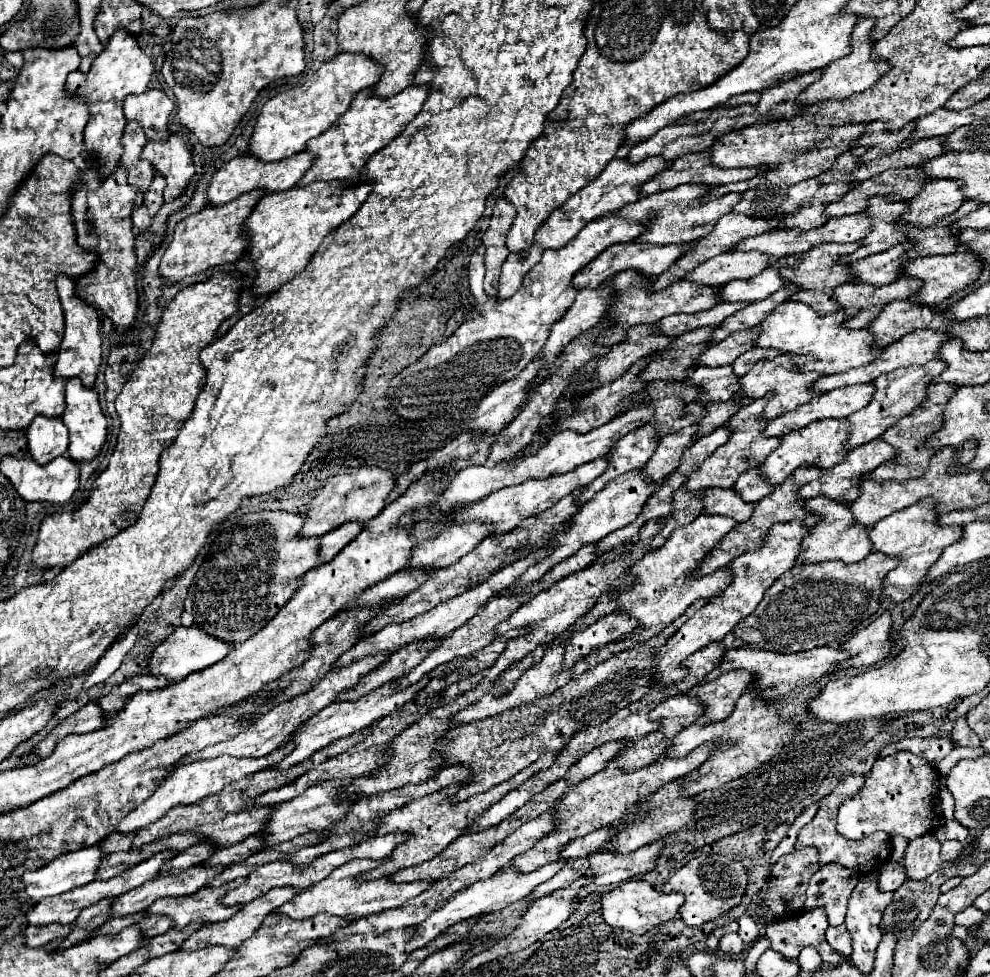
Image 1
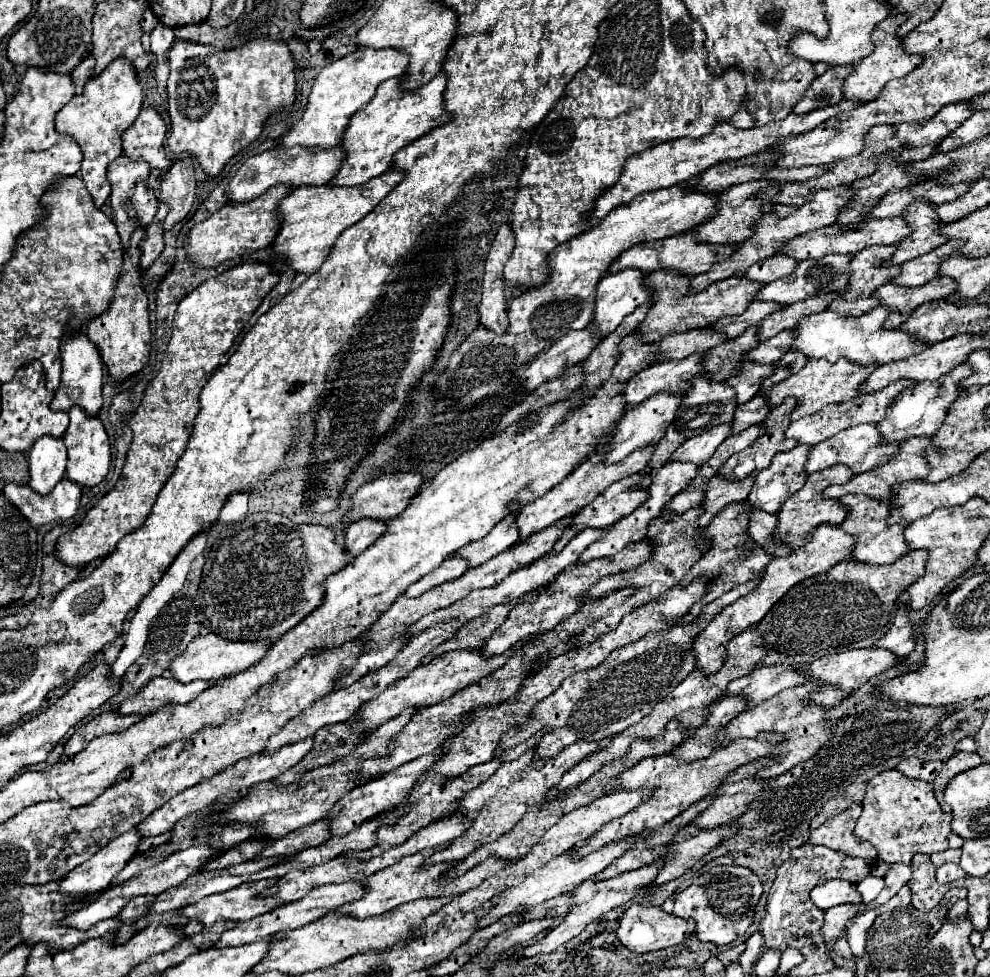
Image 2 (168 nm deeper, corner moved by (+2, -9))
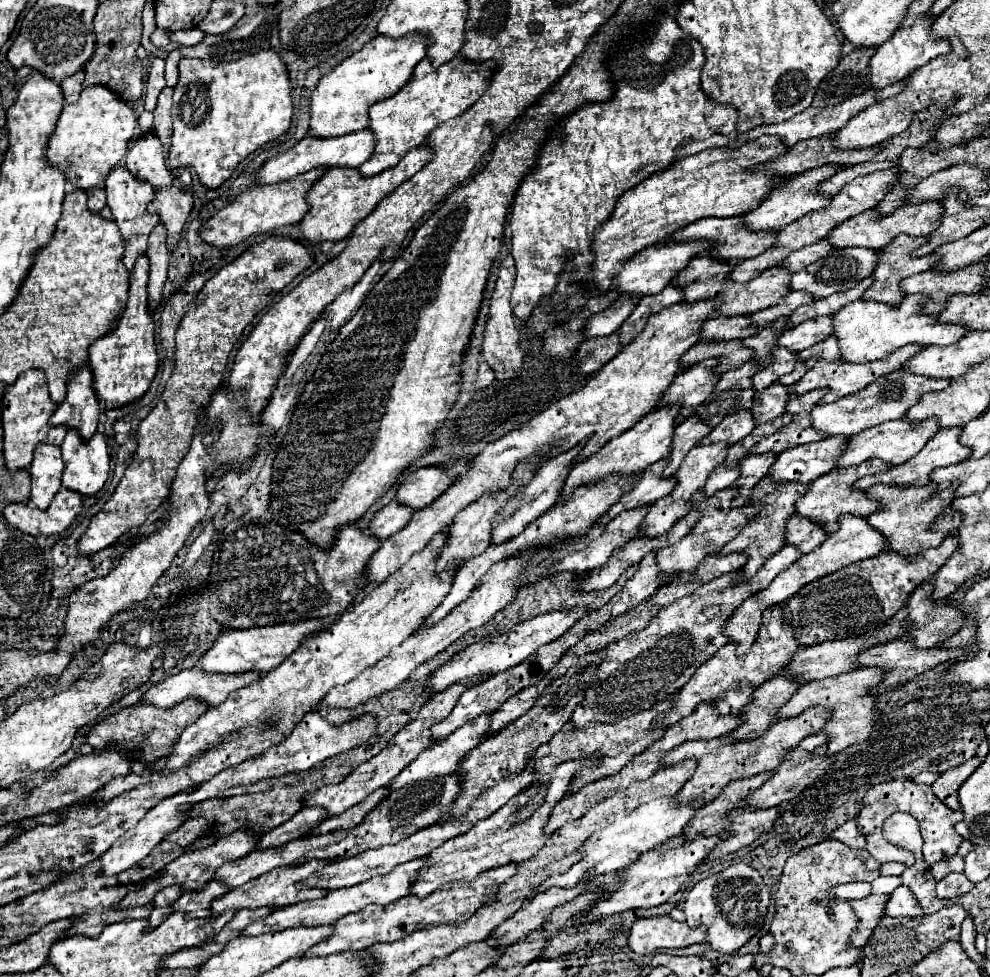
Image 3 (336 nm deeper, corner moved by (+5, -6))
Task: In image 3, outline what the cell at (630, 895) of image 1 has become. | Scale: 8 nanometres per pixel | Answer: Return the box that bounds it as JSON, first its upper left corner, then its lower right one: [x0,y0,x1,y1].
[628,916,706,956]

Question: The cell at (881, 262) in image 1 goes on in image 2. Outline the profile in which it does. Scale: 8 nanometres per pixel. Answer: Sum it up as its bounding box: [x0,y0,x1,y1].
[893,241,955,287]

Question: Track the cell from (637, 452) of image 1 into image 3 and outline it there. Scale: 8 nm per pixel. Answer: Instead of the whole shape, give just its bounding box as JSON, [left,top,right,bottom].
[664,416,712,476]

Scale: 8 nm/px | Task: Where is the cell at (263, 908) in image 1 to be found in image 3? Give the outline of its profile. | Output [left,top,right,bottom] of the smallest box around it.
[244,860,426,936]

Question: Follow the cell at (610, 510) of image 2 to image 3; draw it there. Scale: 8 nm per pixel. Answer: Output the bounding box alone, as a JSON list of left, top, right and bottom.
[600,458,676,522]

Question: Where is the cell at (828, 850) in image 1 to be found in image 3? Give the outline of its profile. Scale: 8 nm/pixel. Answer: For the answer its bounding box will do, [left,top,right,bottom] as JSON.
[830,820,866,848]

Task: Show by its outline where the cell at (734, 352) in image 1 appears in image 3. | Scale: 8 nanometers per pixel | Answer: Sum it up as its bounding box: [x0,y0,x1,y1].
[778,316,834,350]

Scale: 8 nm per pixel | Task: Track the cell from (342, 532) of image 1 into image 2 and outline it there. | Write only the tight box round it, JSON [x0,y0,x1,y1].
[343,519,385,559]

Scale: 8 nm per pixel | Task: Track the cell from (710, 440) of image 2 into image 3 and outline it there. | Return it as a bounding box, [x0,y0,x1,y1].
[700,410,756,444]

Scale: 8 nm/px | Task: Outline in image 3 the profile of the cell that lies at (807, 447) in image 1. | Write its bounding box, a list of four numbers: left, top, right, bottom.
[838,418,940,466]

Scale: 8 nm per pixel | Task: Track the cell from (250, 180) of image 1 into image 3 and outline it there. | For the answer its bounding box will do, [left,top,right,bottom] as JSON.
[258,128,376,184]

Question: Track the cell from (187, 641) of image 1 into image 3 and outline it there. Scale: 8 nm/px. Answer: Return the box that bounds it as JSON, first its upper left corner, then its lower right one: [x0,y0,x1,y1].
[198,620,324,674]

